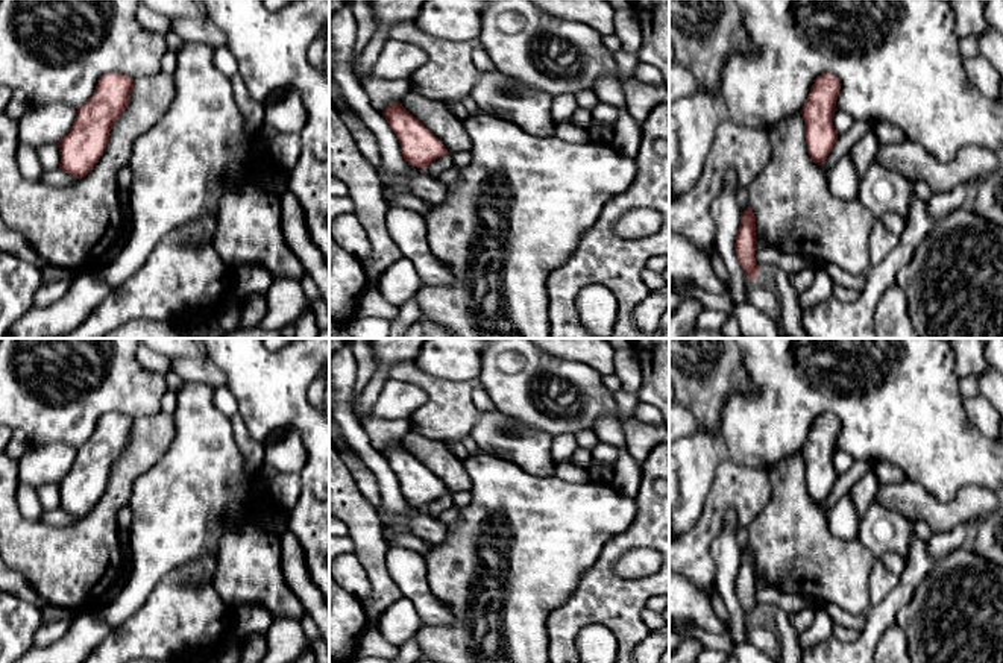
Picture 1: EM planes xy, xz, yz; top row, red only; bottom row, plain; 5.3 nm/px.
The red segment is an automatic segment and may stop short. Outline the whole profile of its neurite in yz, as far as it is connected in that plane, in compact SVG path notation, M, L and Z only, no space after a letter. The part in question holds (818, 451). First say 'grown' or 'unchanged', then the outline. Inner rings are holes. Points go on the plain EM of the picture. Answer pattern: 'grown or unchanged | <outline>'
unchanged | M835 414L818 416L800 452L809 496L822 507L838 479L833 457L839 431L841 423Z

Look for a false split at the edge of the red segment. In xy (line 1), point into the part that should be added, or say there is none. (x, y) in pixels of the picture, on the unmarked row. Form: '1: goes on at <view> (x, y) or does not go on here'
1: does not go on here

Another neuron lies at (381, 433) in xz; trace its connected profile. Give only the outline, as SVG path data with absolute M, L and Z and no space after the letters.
M366 416L361 423L369 435L370 445L379 452L401 441L404 435L411 431L410 419L385 420Z

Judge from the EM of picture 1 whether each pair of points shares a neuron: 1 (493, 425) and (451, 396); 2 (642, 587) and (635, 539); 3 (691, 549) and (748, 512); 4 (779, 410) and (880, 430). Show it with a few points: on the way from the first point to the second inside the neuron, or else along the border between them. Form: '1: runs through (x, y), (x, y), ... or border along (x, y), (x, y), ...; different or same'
1: border along (480, 411), (468, 436); different
2: runs through (624, 587), (607, 572), (607, 560), (616, 551); same
3: runs through (703, 533), (726, 505), (732, 505); same
4: runs through (804, 402), (855, 404); same

